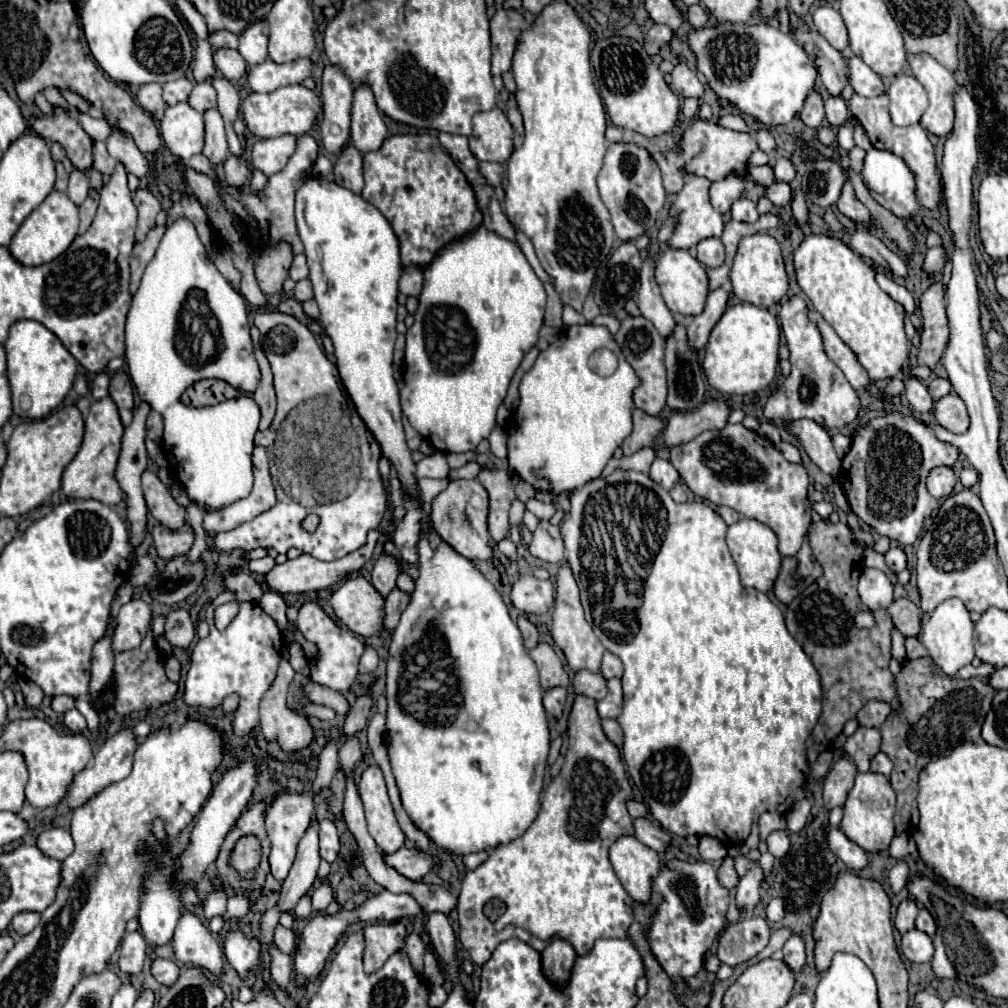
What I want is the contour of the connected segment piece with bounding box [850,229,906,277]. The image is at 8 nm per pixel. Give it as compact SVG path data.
M868 229L854 231L850 237L850 247L858 255L872 259L876 265L882 265L886 271L892 271L894 275L900 275L900 277L906 275L906 263L898 255L894 255L880 239L870 235Z

